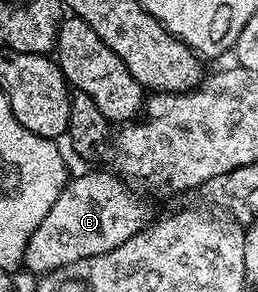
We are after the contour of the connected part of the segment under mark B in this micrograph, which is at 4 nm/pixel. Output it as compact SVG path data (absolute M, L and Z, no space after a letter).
M93 169L66 180L59 199L51 203L47 215L43 215L43 221L29 237L24 268L29 268L33 275L49 273L67 263L111 251L145 228L150 220L148 203L140 201L116 172L108 172Z

